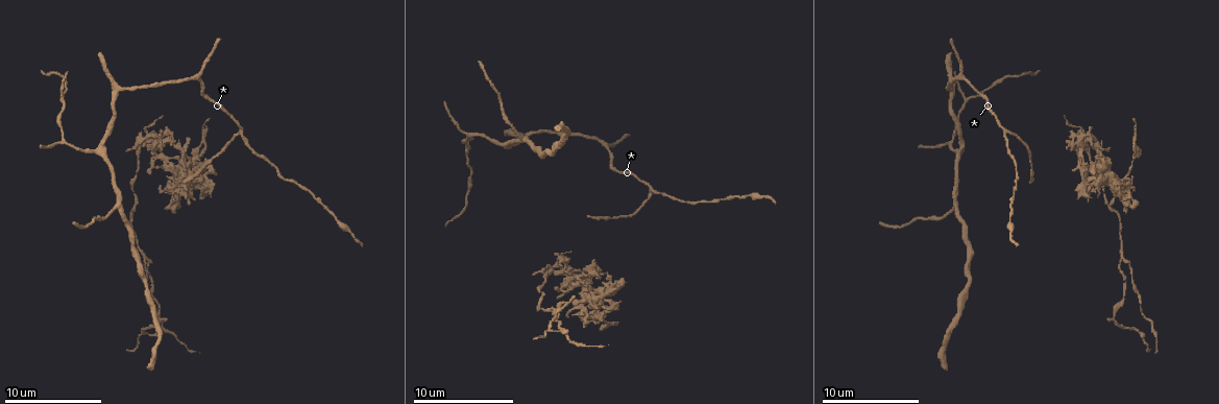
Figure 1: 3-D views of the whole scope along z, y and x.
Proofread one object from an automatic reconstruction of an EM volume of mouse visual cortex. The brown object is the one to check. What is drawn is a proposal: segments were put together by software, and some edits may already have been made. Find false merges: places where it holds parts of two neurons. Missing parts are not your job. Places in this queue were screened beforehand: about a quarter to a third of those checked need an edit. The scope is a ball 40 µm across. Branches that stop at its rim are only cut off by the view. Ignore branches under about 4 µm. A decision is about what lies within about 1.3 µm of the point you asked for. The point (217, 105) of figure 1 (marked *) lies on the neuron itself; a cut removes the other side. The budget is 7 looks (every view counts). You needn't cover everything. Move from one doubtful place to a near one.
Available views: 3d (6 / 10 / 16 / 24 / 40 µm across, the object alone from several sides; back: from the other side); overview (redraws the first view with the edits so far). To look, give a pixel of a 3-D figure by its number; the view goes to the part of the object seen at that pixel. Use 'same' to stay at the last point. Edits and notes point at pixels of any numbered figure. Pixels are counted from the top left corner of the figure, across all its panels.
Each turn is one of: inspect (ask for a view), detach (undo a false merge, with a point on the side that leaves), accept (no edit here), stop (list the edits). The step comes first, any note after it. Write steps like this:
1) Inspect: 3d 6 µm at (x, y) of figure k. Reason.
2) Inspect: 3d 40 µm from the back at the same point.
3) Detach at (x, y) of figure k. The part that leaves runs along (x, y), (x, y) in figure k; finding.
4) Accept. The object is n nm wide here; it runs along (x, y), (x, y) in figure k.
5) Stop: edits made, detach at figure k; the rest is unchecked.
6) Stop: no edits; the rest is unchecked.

Inspect: 3d 10 µm at (650, 193) of figure 1. Three-way junction.

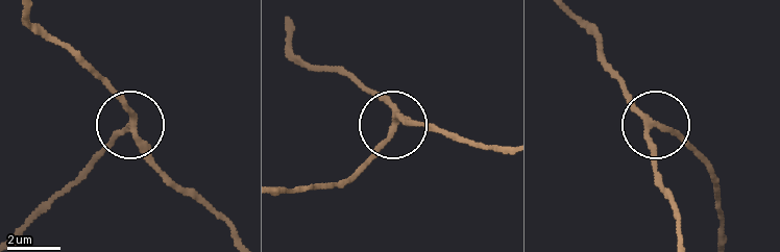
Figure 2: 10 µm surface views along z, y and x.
Accept. The object is 210 nm wide here; one neuron here.

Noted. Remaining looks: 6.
Inspect: 3d 10 µm at (526, 141) of figure 1. Thin arm on a thick one.

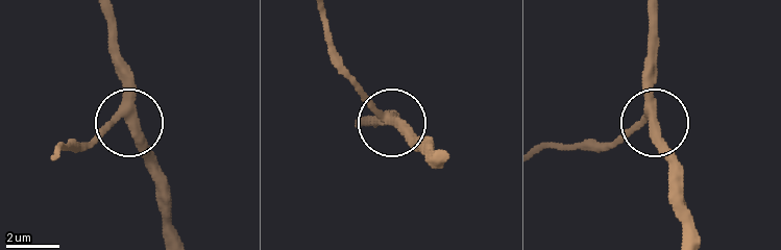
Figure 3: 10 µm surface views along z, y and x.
Inspect: 3d 6 µm at (652, 121) of figure 3.

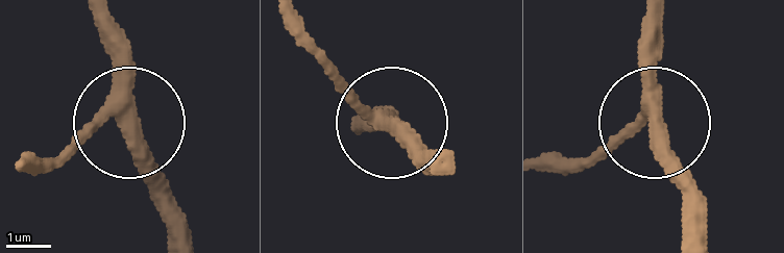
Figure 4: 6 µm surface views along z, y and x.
Accept. 3 arms meet here; it runs along (93, 16), (115, 72), (119, 124), (51, 169) in figure 4; continuous, no second neuron.

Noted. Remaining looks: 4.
Inspect: 3d 10 µm at (91, 150) of figure 1.

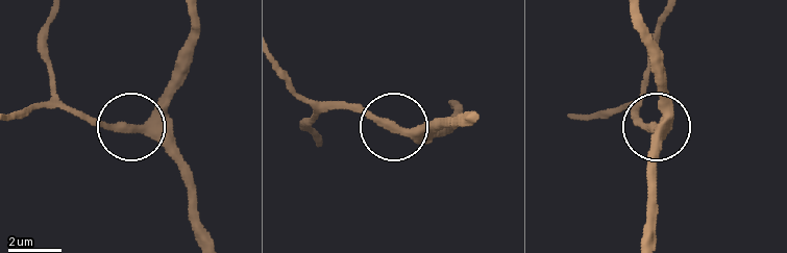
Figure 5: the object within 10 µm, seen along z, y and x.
Accept. It runs along (197, 16), (175, 90), (150, 117), (96, 123), (78, 112) in figure 5; one neuron here.

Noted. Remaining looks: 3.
Inspect: 3d 16 µm at (1122, 258) of figure 1. Three arms meet.

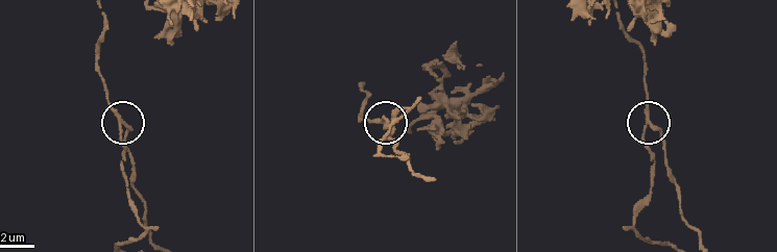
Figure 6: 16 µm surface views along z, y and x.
Inspect: 3d 16 µm from the back at (651, 124) of figure 6.

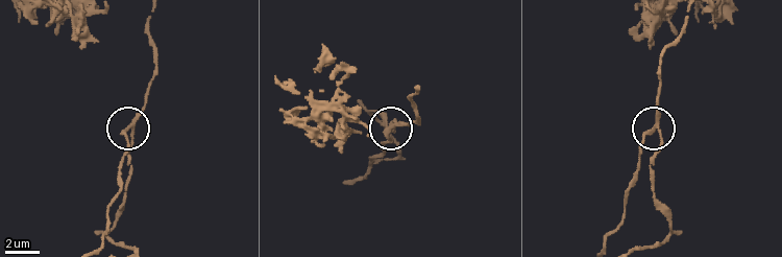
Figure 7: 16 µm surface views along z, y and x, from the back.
Detach at (662, 142) of figure 7. 3 arms meet here; a second neuron is stuck on.

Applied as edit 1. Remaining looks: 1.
Stop: edits made, detach at figure 7; the rest is unchecked.

